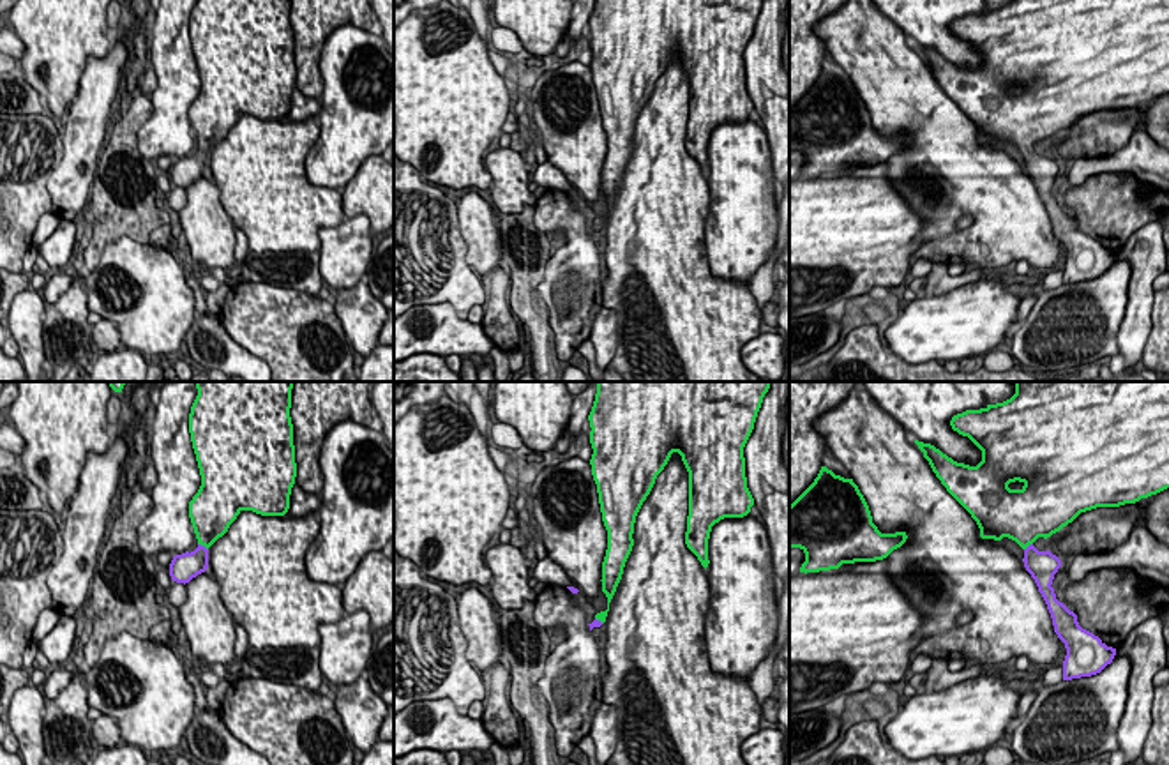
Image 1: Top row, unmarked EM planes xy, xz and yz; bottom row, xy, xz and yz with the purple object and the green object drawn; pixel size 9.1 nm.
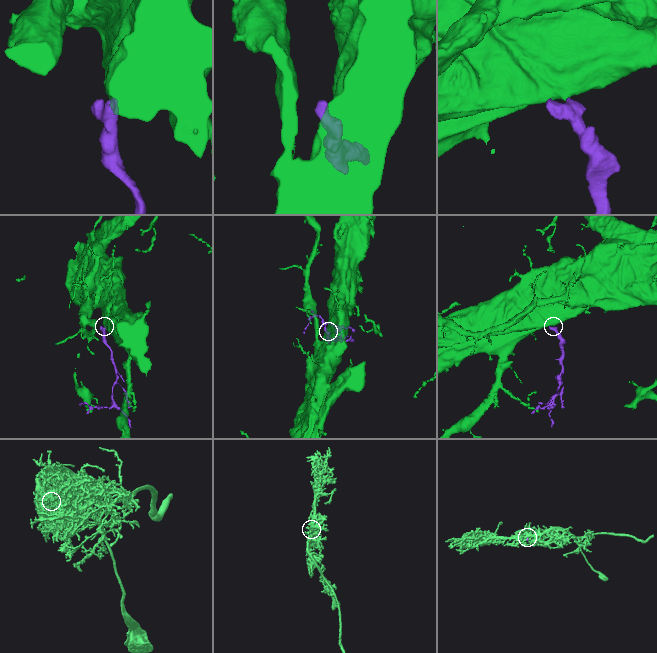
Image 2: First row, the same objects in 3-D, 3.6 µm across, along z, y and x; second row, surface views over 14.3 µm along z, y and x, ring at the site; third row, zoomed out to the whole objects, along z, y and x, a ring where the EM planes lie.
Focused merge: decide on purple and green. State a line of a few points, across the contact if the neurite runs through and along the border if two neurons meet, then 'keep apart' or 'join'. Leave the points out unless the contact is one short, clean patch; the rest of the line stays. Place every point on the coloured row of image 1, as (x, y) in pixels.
xy (186, 566), (203, 546), (211, 520) | join

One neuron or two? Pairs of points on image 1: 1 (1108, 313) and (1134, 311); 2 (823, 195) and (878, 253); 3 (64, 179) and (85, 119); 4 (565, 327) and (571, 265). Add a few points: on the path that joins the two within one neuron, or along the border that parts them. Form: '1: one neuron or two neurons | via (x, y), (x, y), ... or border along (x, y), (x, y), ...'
1: two neurons | border along (1132, 271), (1125, 317), (1116, 336), (1116, 352)
2: one neuron | via (834, 209), (864, 239)
3: one neuron | via (69, 165), (82, 147), (85, 133)
4: one neuron | via (573, 311), (571, 281)

